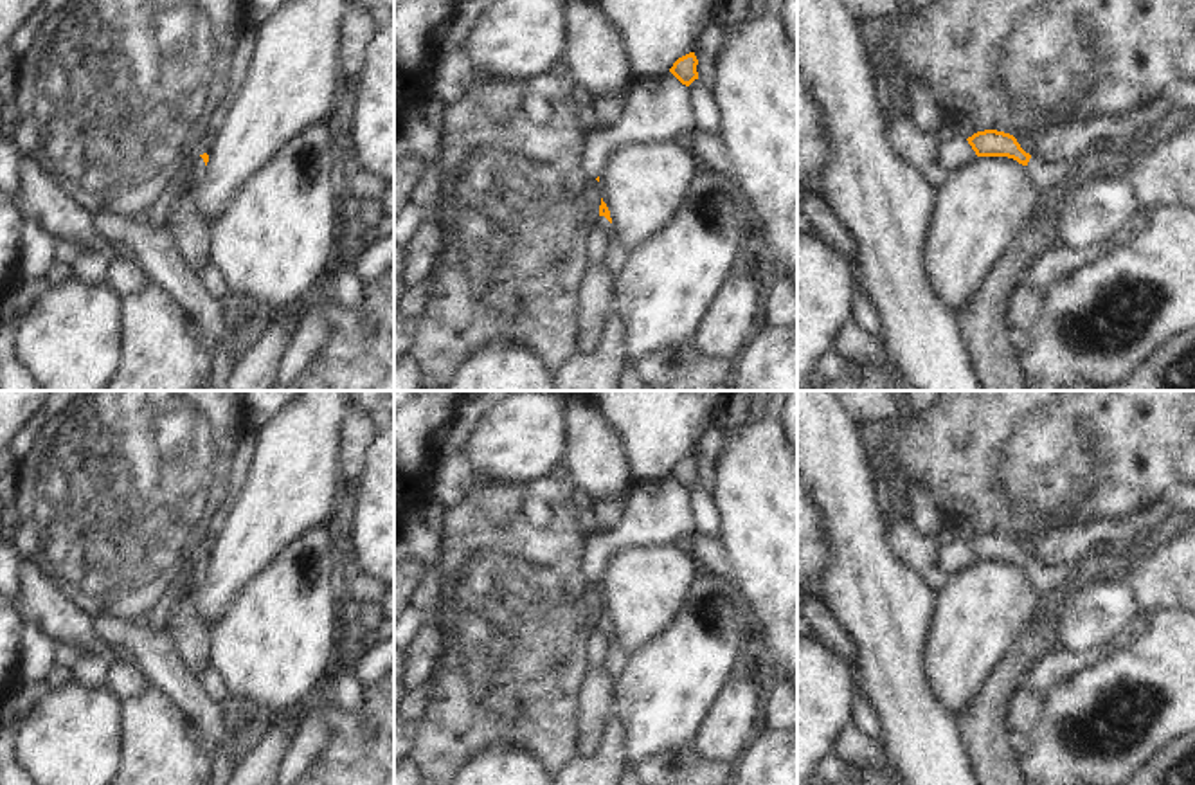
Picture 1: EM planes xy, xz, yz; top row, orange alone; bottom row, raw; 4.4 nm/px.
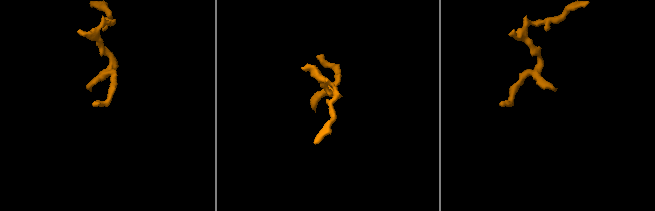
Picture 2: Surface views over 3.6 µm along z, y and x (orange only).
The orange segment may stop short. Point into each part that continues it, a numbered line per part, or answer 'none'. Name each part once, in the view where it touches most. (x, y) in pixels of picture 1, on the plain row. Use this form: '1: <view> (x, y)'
1: xz (616, 658)

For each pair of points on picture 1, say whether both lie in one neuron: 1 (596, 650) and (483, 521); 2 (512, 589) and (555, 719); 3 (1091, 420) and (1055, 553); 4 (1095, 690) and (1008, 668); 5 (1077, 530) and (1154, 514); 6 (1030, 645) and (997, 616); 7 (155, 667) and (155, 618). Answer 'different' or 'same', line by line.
1: different
2: same
3: different
4: different
5: same
6: different
7: different

